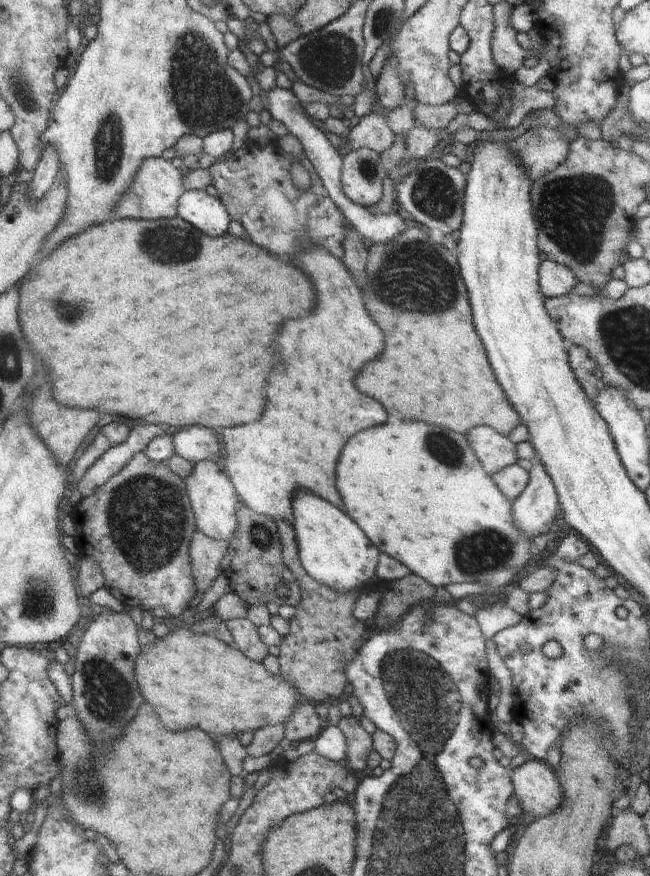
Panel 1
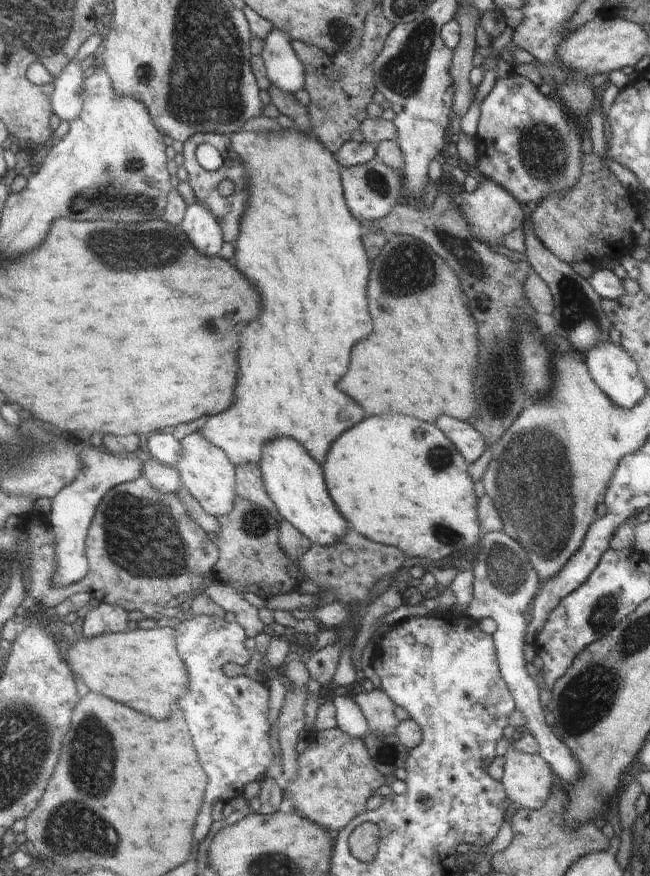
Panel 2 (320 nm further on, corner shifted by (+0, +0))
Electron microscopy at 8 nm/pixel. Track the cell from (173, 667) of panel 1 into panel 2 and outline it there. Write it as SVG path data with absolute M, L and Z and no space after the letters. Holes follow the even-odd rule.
M159 625L153 629L134 629L123 633L104 633L89 639L78 639L74 643L63 645L63 655L73 674L98 694L104 694L112 700L124 702L142 714L152 714L152 718L168 718L170 706L187 689L187 667L175 647L175 630Z

